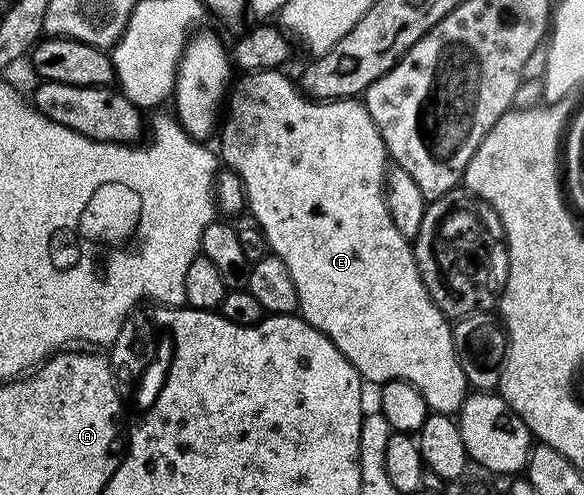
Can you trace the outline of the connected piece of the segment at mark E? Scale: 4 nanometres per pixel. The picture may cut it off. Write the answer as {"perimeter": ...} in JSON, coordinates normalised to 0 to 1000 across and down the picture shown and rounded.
{"perimeter":[[[457,139],[454,143],[423,143],[413,154],[414,162],[399,170],[397,182],[390,192],[390,206],[384,216],[384,238],[377,248],[377,273],[380,265],[380,313],[377,305],[377,321],[382,331],[392,343],[402,345],[414,362],[414,372],[421,384],[421,418],[425,426],[435,432],[438,448],[449,457],[449,475],[455,481],[455,491],[461,505],[473,519],[479,519],[479,527],[486,527],[486,535],[493,535],[493,552],[500,552],[500,570],[507,574],[507,592],[510,594],[510,628],[515,642],[522,644],[526,653],[531,653],[548,673],[555,673],[568,689],[568,697],[575,697],[575,705],[582,705],[582,713],[589,713],[589,721],[596,721],[596,729],[603,739],[615,749],[622,768],[628,776],[642,774],[642,778],[652,778],[664,770],[699,770],[712,784],[714,790],[726,802],[731,824],[738,832],[752,838],[769,838],[772,842],[783,840],[784,828],[791,824],[791,812],[798,808],[801,796],[801,776],[795,762],[795,745],[788,745],[788,729],[781,721],[781,705],[777,703],[777,671],[774,667],[772,646],[765,644],[764,634],[740,608],[740,600],[733,592],[733,584],[726,584],[726,568],[719,568],[719,543],[712,543],[712,527],[709,525],[709,503],[704,485],[693,483],[685,471],[685,463],[678,463],[678,455],[671,455],[671,438],[664,430],[664,414],[661,412],[661,349],[664,343],[664,315],[661,309],[661,295],[658,285],[651,277],[651,269],[644,261],[644,253],[637,244],[637,236],[630,228],[625,206],[615,204],[611,198],[604,200],[567,200],[563,204],[546,204],[526,196],[514,182],[512,170],[503,168],[488,152],[488,141],[483,139]]]}

